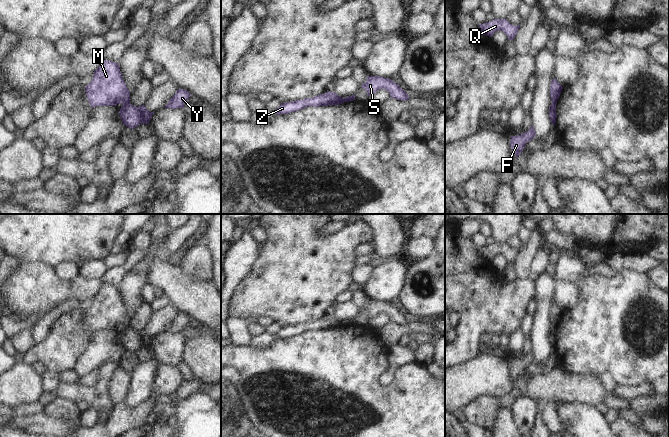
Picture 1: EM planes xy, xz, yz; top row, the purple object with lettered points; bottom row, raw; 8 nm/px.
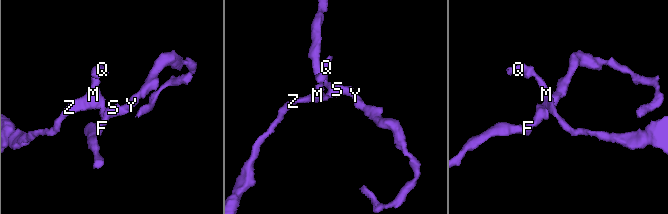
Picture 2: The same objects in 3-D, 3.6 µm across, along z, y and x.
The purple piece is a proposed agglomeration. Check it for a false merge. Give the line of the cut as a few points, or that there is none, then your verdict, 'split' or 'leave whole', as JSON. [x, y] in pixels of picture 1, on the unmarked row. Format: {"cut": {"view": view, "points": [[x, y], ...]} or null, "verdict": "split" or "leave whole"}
{"cut": {"view": "xy", "points": [[129, 325], [122, 328]]}, "verdict": "split"}

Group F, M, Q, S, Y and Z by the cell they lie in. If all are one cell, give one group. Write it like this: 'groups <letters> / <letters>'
groups F S Y / M Q Z

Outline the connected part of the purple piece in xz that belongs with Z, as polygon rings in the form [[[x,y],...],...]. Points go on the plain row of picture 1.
[[[327,315],[325,318],[319,318],[313,322],[305,322],[303,324],[296,324],[293,326],[282,327],[277,333],[275,333],[276,339],[289,338],[301,334],[308,330],[318,331],[318,330],[329,330],[329,329],[339,329],[344,326],[349,326],[348,321],[343,322],[338,320],[335,316]]]

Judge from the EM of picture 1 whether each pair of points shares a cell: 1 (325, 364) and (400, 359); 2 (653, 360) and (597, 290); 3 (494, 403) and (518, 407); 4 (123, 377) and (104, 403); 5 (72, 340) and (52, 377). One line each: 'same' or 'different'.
1: different
2: same
3: different
4: different
5: different

